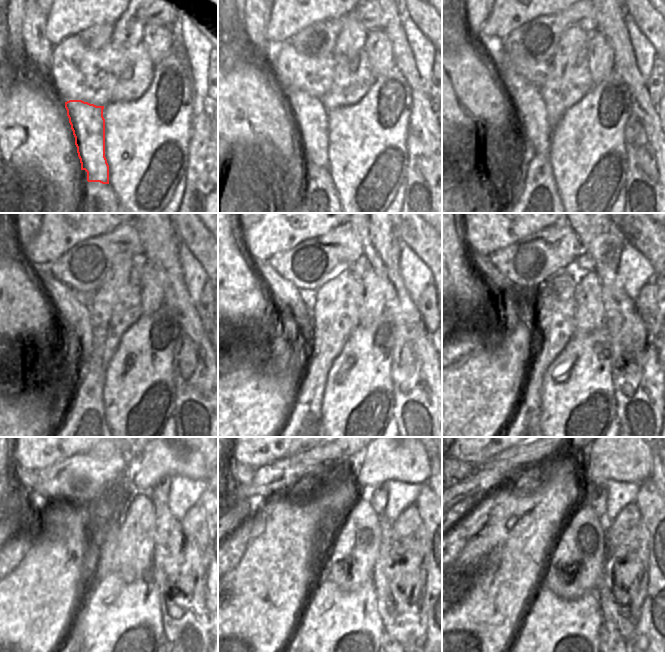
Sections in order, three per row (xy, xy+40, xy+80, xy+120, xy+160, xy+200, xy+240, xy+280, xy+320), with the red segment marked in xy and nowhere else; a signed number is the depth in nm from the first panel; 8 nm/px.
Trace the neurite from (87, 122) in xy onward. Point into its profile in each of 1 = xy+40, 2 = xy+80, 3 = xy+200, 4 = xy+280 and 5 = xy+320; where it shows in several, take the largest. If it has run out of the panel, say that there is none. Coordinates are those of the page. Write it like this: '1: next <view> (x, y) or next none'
1: next xy+40 (309, 115)
2: next xy+80 (523, 94)
3: next xy+200 (494, 279)
4: next xy+280 (240, 473)
5: next xy+320 (462, 470)

